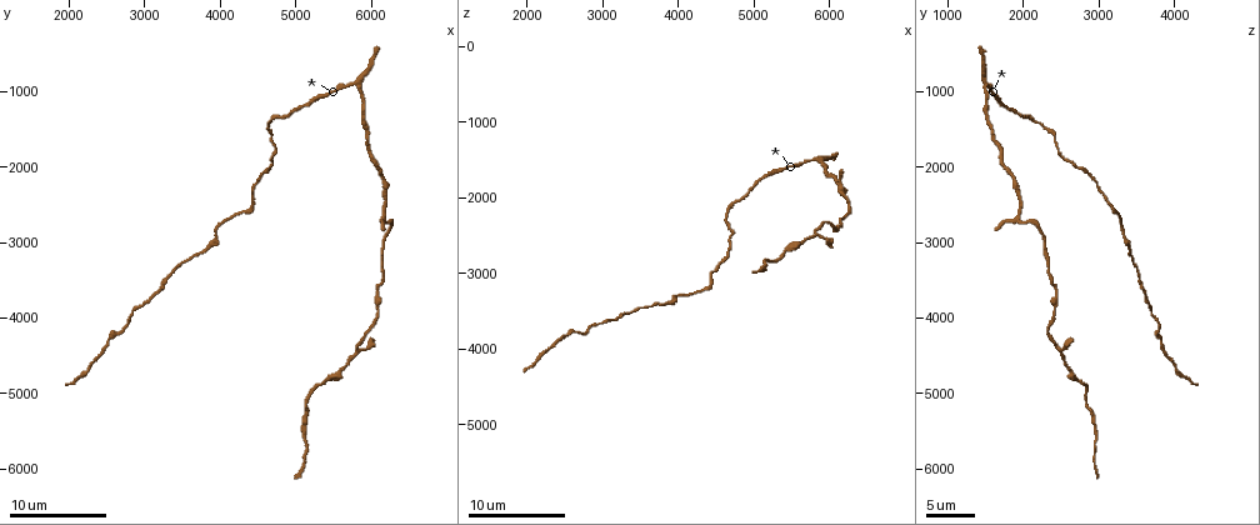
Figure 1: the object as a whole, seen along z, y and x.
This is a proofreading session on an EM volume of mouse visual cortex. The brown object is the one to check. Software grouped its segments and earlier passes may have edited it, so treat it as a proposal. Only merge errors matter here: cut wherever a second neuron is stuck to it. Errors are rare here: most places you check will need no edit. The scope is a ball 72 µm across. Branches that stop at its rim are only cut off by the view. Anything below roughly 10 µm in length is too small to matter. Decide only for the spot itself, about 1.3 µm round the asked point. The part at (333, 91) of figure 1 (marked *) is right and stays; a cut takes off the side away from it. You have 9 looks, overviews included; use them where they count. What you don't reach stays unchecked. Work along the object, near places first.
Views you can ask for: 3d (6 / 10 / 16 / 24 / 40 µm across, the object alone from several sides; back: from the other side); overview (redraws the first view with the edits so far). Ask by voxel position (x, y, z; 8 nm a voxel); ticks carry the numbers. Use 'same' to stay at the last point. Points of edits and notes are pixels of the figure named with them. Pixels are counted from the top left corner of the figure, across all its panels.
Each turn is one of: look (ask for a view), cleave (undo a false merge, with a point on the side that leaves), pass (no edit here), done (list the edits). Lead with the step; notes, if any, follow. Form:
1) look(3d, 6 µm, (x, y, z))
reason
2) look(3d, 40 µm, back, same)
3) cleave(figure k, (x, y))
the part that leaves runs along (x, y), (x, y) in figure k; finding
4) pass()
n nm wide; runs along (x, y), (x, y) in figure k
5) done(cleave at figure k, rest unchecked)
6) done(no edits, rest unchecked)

look(3d, 10 µm, (6150, 2700, 1950))
three arms meet

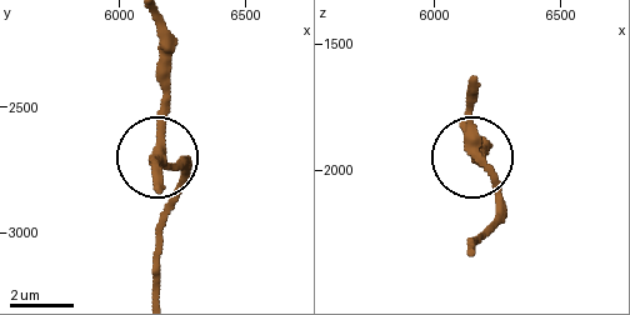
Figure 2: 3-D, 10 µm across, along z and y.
look(3d, 10 µm, back, (6160, 2670, 1940))

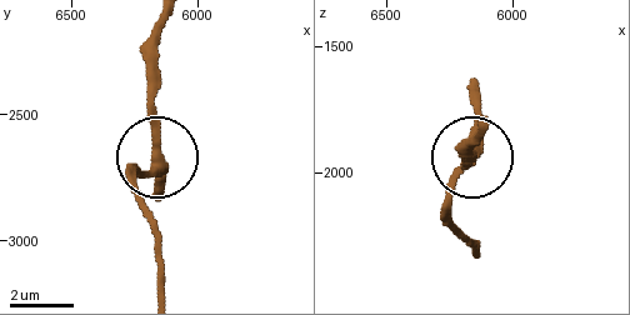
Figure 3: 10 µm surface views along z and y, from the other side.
pass()
3 arms; one neuron here

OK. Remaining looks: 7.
look(3d, 16 µm, (6050, 3950, 2400))
thick turns thin

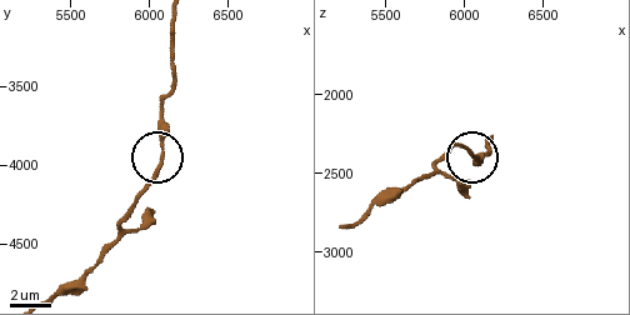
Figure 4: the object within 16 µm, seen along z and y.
look(3d, 16 µm, back, (6100, 3940, 2420))
other side

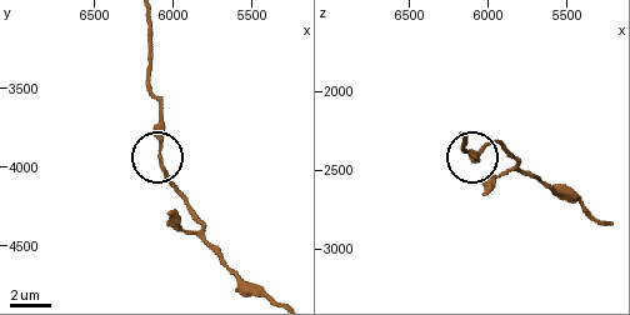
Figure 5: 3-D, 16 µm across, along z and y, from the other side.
pass()
runs along (148, 23), (148, 89), (158, 109), (158, 154), (181, 193) in figure 5; all the same neuron

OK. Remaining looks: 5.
look(3d, 10 µm, (5400, 4850, 2700))
calibre changes

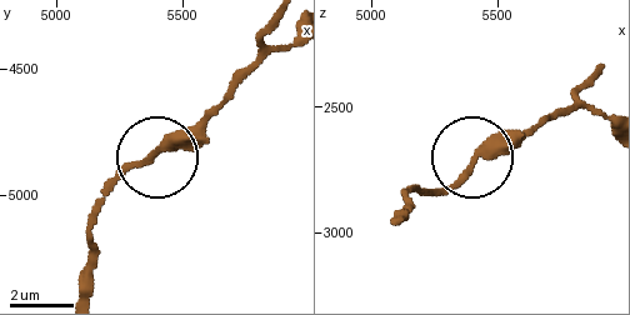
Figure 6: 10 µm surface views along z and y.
pass()
runs along (601, 69), (566, 106), (494, 139), (454, 184), (424, 193) in figure 6; continuous, no second neuron

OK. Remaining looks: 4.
look(3d, 16 µm, (3800, 3050, 3400))
thick turns thin

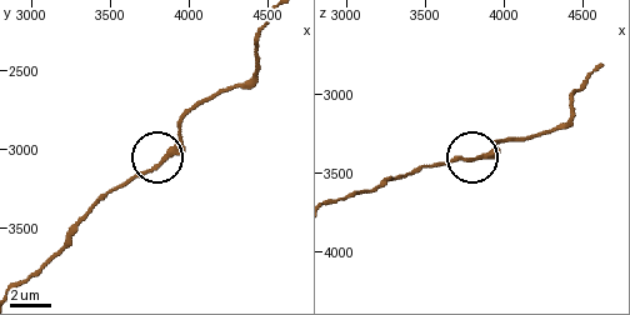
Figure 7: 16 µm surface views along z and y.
look(3d, 6 µm, (3780, 3100, 3400))

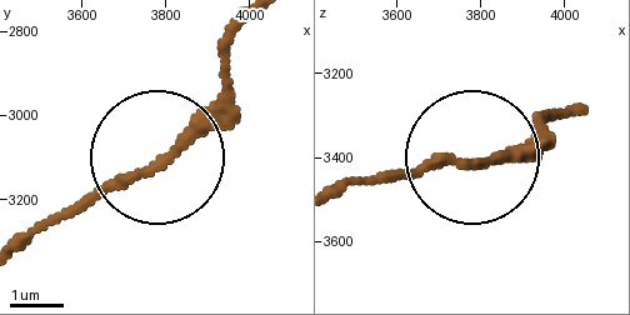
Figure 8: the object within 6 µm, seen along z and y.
pass()
runs along (570, 110), (463, 164), (360, 178) in figure 8; all the same neuron

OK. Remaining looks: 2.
done(no edits, rest unchecked)

